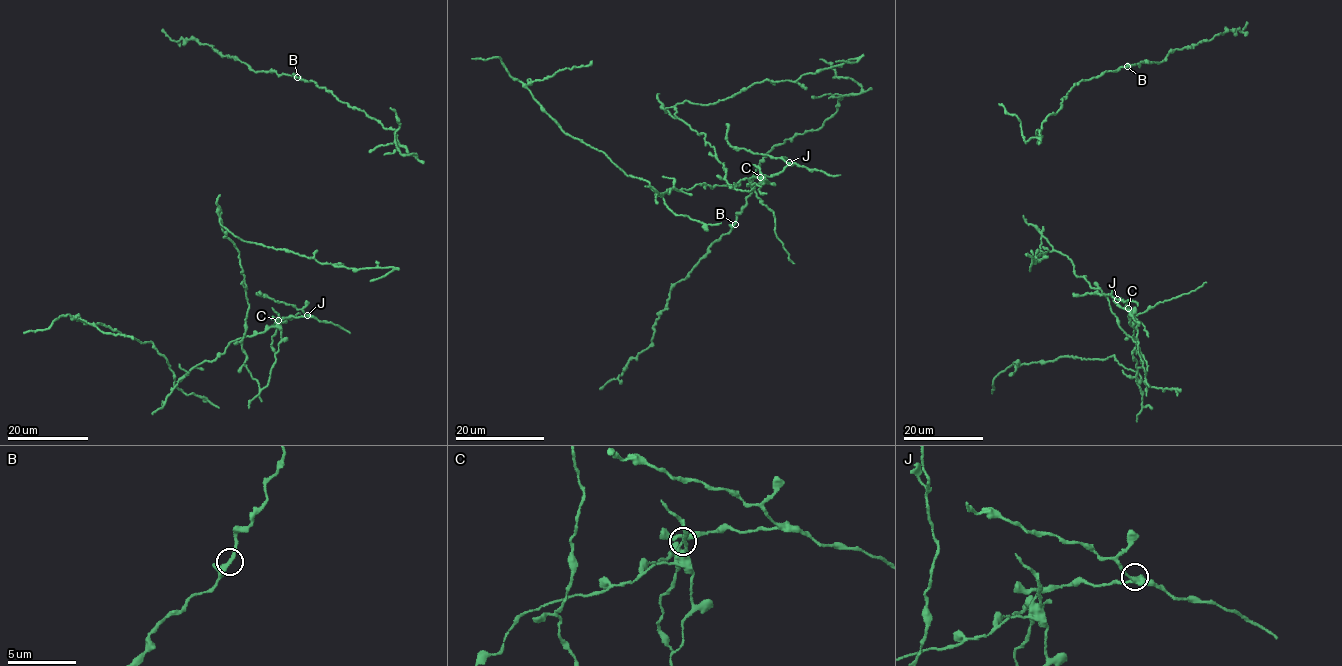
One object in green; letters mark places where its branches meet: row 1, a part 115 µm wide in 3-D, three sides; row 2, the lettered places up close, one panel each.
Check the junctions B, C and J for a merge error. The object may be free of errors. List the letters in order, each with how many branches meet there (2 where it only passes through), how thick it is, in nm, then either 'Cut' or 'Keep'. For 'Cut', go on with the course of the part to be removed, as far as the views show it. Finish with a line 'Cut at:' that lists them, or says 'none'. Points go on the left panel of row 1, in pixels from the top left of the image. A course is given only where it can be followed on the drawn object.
B: Branches: 3. Thickness 280 nm. Keep
C: Branches: 3. Thickness 260 nm. Cut. Course of the part to remove: (279, 320), (260, 389), (242, 348), (239, 252), (220, 221), (321, 263), (392, 269), (370, 281)
J: Branches: 3. Thickness 280 nm. Keep
Cut at: C

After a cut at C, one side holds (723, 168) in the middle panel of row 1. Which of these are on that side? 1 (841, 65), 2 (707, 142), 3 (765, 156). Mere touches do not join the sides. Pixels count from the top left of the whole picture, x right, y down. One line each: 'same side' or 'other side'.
1: same side
2: same side
3: other side

